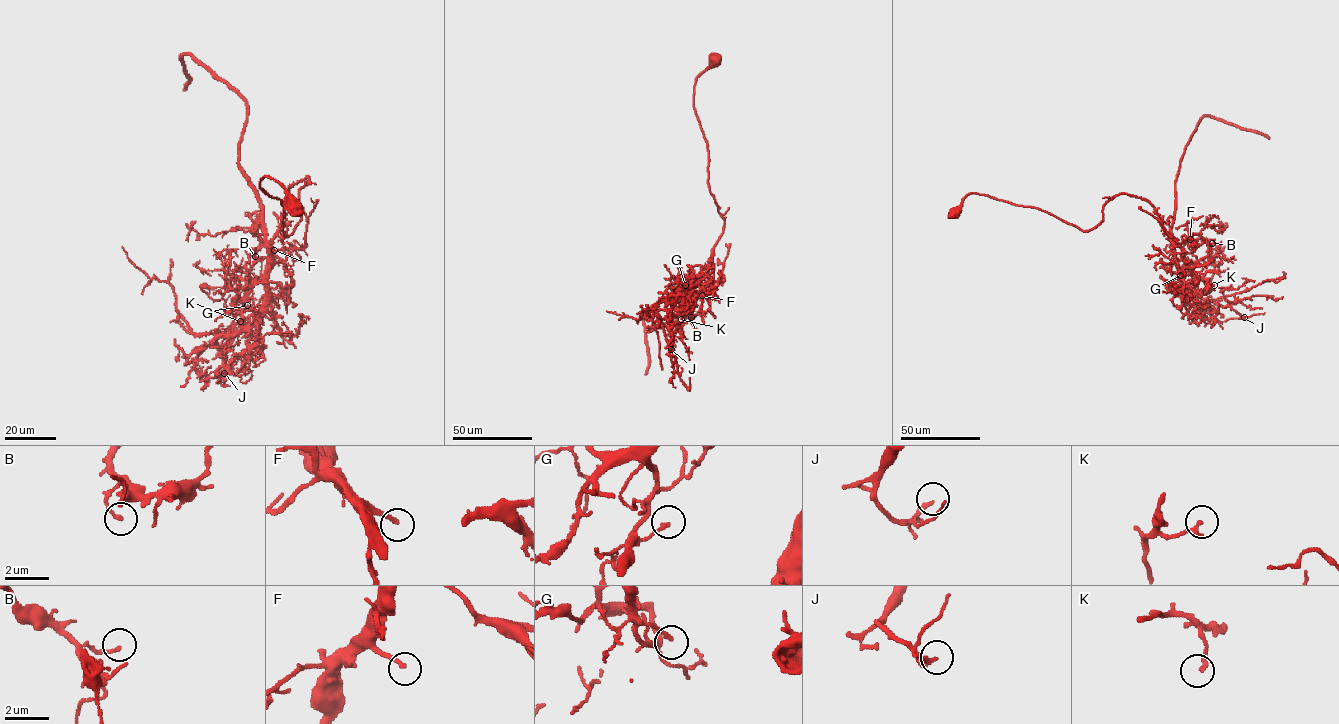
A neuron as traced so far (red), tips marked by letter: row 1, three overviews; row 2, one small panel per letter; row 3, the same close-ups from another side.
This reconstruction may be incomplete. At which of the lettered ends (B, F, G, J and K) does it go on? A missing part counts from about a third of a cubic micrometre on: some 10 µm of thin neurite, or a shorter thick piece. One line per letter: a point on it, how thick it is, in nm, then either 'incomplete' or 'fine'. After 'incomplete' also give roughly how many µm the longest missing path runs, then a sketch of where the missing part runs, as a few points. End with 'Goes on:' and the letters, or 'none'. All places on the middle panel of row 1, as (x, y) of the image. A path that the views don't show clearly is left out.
B: (691, 317) | 160 nm | fine
F: (702, 295) | 180 nm | incomplete | 25 µm
G: (685, 285) | 140 nm | fine
J: (671, 349) | 140 nm | fine
K: (681, 319) | 190 nm | fine
Goes on: F

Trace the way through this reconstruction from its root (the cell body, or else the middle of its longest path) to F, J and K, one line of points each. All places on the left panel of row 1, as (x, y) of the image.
F: (297, 209), (261, 179), (283, 205), (285, 236), (309, 179), (290, 188), (274, 250)
J: (297, 209), (261, 179), (285, 236), (309, 181), (290, 188), (271, 241), (262, 312), (217, 338), (224, 373)
K: (297, 209), (261, 179), (285, 236), (309, 181), (290, 188), (271, 241), (262, 312), (221, 335), (240, 321)

